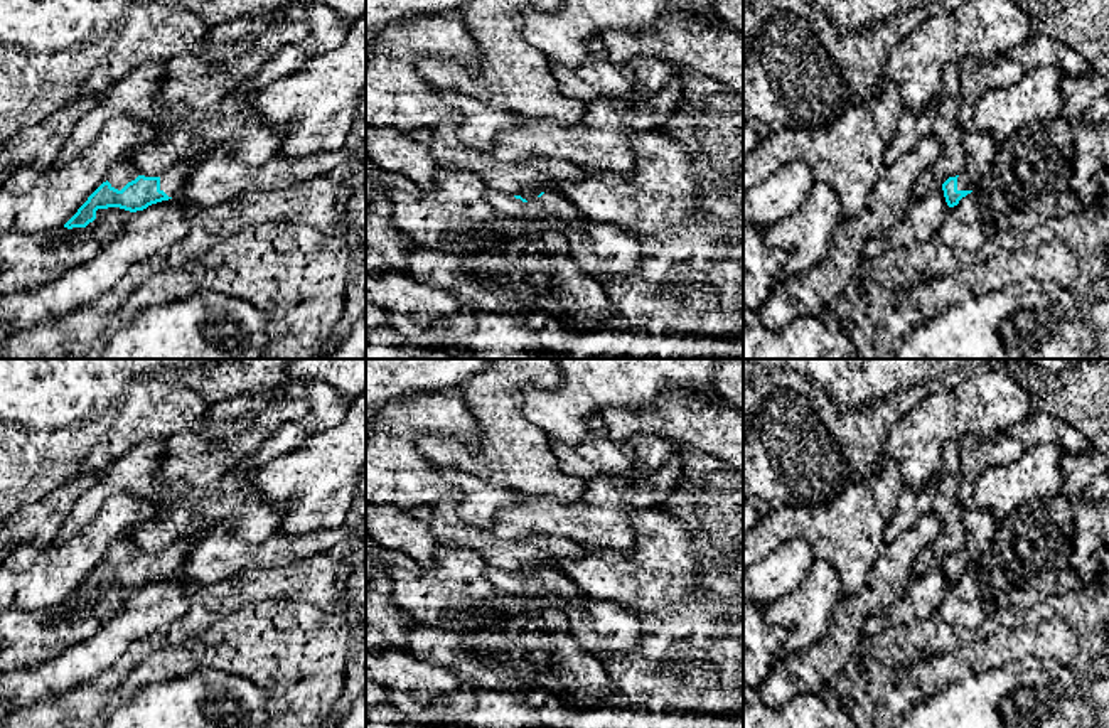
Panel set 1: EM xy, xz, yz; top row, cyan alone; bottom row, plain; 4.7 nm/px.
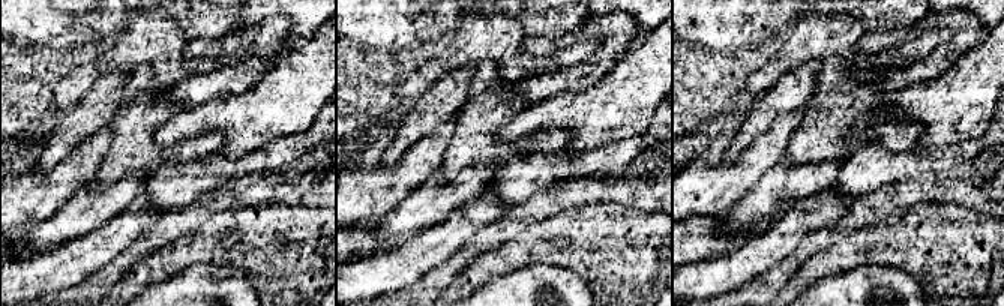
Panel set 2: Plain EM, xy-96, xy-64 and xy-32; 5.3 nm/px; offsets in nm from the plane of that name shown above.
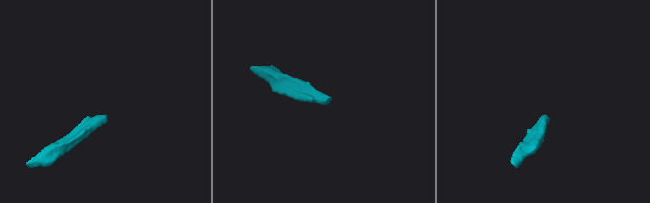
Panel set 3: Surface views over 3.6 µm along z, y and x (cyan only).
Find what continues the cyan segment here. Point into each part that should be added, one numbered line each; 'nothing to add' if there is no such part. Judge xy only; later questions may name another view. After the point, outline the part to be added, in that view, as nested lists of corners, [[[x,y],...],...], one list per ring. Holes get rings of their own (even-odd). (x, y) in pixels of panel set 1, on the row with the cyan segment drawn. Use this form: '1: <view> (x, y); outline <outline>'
1: xy (118, 176); outline [[[125,152],[108,170],[106,180],[111,187],[121,190],[128,182],[135,180],[138,172],[128,167],[128,153]]]
2: xy (171, 182); outline [[[199,155],[196,160],[184,160],[170,167],[163,175],[160,175],[160,190],[163,190],[169,197],[177,197],[197,160],[201,160]]]

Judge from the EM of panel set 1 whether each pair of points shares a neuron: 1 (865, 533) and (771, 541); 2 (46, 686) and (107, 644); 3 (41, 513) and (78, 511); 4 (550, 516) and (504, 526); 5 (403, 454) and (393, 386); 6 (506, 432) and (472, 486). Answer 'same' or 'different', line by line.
1: same
2: same
3: different
4: same
5: different
6: different

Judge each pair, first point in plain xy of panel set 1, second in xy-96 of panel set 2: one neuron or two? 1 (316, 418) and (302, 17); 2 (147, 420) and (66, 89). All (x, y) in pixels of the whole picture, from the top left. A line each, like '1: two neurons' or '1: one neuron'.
1: two neurons
2: one neuron

